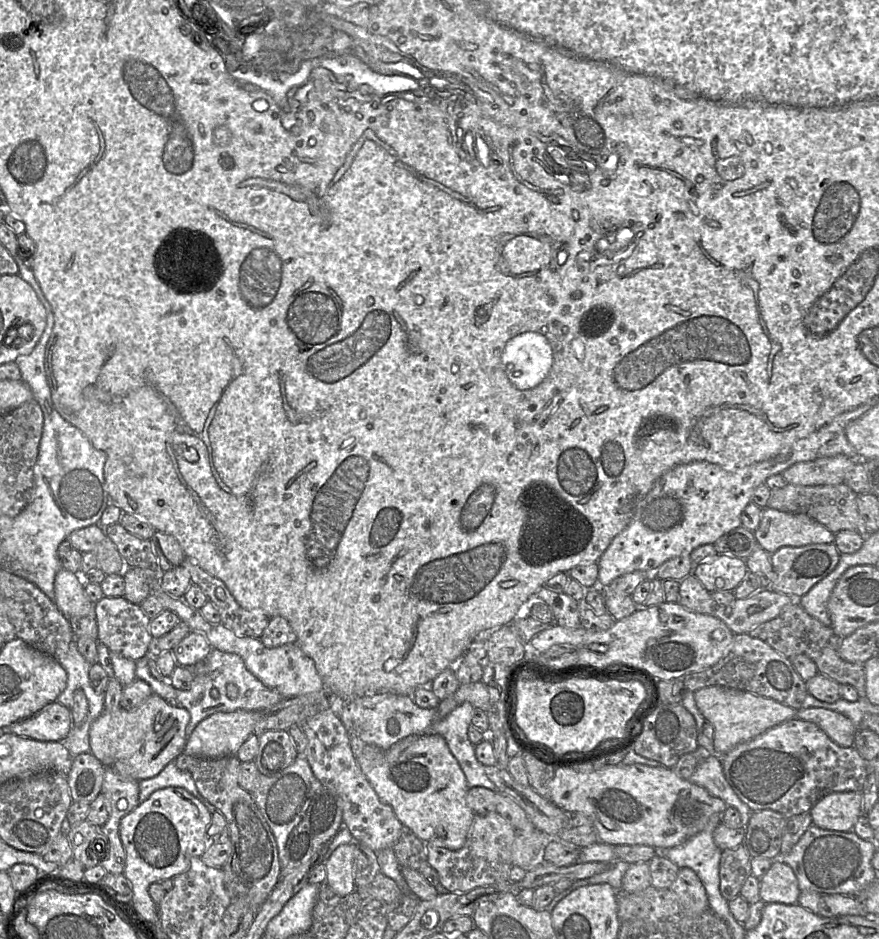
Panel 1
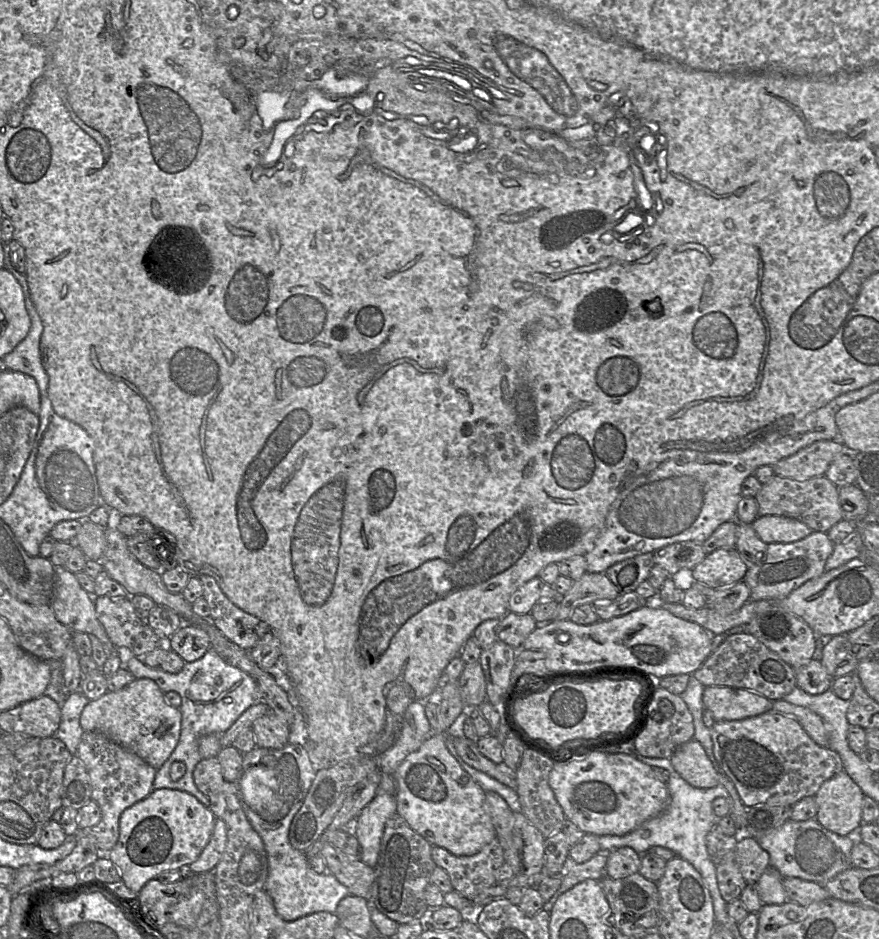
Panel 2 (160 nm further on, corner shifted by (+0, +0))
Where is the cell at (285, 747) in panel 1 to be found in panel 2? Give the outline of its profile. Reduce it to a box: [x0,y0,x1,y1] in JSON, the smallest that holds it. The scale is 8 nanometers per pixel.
[252,712,289,749]

